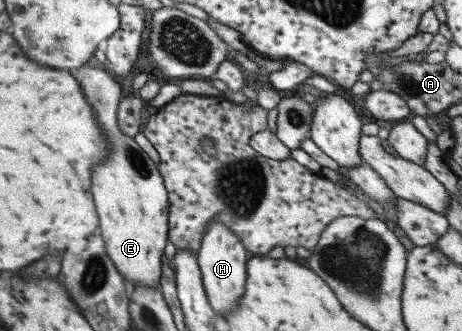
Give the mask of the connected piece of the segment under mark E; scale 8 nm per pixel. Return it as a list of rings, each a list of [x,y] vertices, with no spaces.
[[[82,66],[84,78],[80,82],[82,94],[86,96],[90,108],[94,108],[96,120],[108,136],[110,156],[102,162],[94,174],[90,192],[94,198],[94,206],[98,217],[98,230],[104,242],[106,256],[114,264],[116,272],[122,276],[124,284],[148,286],[157,288],[160,279],[161,260],[166,246],[167,221],[167,192],[157,166],[150,161],[146,153],[138,147],[134,139],[124,136],[116,126],[116,111],[120,100],[120,84],[114,75],[108,76],[104,70]]]

